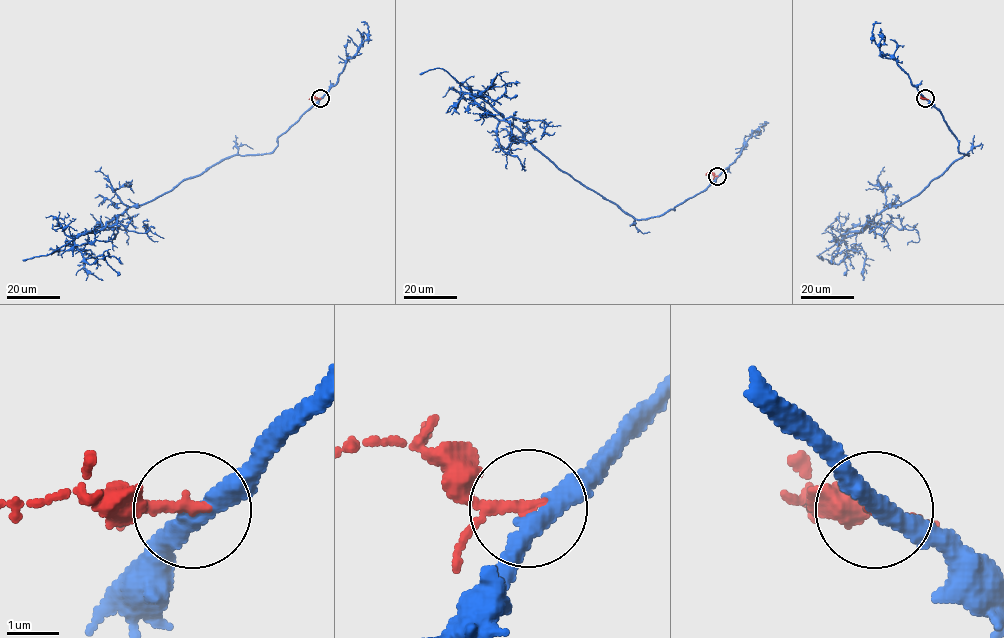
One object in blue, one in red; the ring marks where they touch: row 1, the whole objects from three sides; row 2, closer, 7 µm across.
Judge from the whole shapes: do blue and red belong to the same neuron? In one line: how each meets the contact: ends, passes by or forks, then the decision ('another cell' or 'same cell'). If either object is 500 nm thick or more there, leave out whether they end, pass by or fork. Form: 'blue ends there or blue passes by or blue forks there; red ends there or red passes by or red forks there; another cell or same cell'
blue passes by; red passes by; another cell

